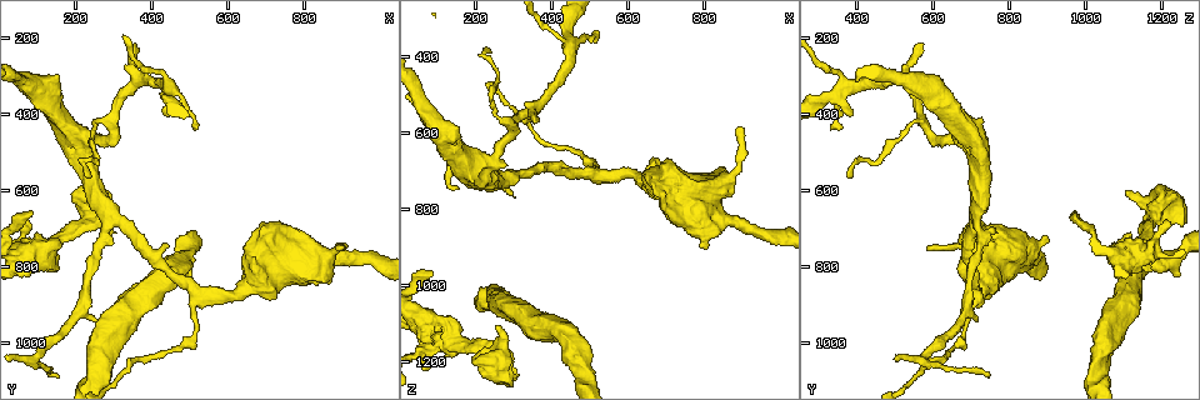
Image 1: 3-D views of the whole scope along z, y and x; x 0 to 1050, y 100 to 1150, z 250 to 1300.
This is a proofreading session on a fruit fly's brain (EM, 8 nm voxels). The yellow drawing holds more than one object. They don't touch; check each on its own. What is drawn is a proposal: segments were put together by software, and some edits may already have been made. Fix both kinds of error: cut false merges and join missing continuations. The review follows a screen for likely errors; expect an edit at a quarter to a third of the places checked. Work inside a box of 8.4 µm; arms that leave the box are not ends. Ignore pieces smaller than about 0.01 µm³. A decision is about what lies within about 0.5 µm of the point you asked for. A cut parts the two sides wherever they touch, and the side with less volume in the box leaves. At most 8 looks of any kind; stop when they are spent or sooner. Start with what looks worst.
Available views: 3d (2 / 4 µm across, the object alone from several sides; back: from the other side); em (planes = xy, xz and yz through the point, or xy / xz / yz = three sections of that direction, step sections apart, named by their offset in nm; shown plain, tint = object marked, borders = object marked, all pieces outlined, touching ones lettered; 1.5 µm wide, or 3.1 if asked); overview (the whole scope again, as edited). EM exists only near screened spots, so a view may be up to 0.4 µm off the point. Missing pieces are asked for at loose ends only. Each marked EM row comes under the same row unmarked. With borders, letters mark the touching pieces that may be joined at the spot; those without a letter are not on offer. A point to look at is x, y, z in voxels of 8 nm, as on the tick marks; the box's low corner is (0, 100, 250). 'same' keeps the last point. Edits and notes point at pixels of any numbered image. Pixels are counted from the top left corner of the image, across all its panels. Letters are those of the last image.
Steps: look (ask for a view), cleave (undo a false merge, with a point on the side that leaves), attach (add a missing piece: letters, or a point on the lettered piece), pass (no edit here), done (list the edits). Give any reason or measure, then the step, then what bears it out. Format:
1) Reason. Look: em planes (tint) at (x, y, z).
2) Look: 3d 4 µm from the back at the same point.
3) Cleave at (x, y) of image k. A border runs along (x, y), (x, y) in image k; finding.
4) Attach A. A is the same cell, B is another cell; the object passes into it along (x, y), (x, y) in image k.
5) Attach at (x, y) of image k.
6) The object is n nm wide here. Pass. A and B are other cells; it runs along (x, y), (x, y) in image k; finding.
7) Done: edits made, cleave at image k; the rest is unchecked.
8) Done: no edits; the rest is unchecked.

An open end. Look: em xz step 4 (tint) at (795, 720, 900).

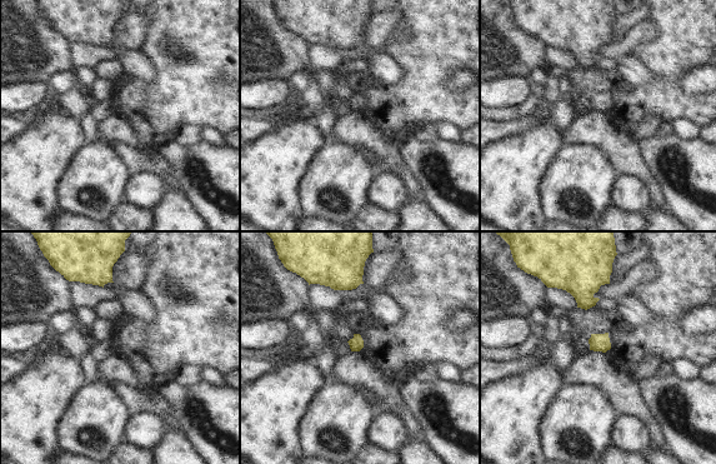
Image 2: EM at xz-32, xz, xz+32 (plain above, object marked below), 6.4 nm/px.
Another direction. Look: em planes (borders) at the same point.

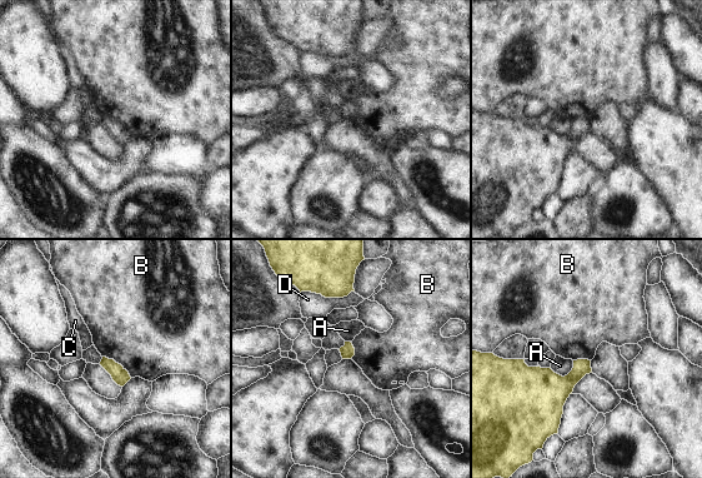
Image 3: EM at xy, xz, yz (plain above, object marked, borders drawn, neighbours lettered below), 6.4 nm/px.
Pass. A, B, C and D are other cells; a border runs along (103, 355), (118, 362), (131, 377) in image 3; no lettered piece goes on from it.

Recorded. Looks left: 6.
Branch stops here. Look: 3d 2 µm at (75, 660, 960).

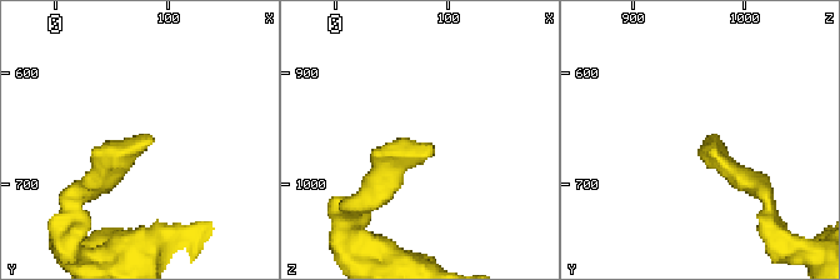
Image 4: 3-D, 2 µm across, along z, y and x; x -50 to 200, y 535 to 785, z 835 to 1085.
Shape alone is not enough. Look: em planes (borders) at (80, 660, 962).

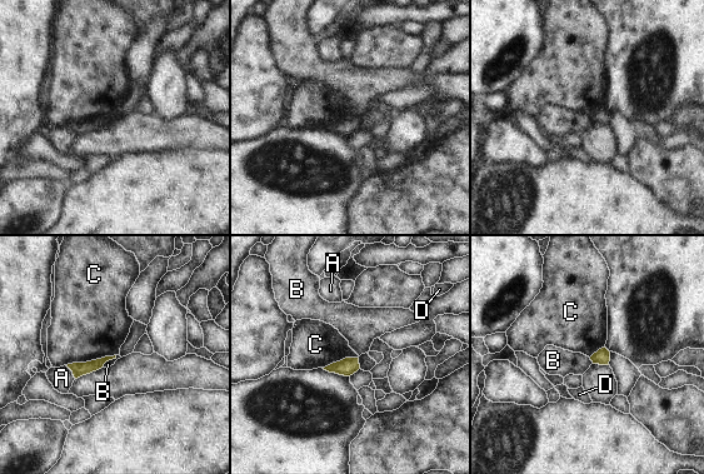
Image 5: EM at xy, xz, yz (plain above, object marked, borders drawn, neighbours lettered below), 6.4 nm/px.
The longest contact is with C, 320 nm. Pass. A, B, C and D are other cells; none of them fits.

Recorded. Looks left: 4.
Branch stops here. Look: em xz step 8 (borders) at (445, 400, 385).

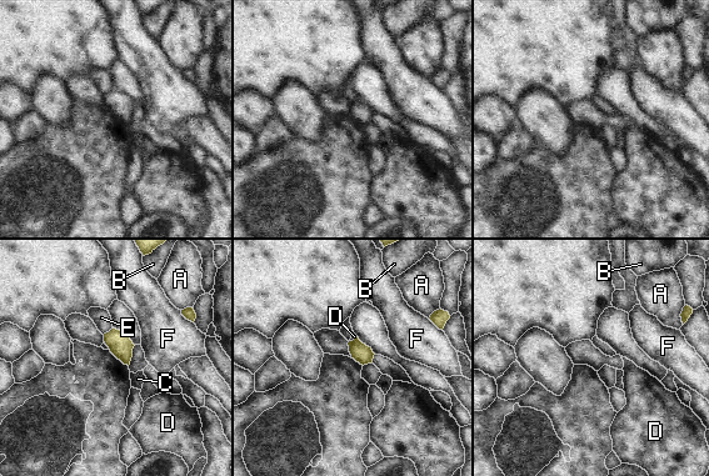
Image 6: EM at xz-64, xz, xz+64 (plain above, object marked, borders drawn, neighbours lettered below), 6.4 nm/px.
Another direction. Look: em planes (borders) at the same point.

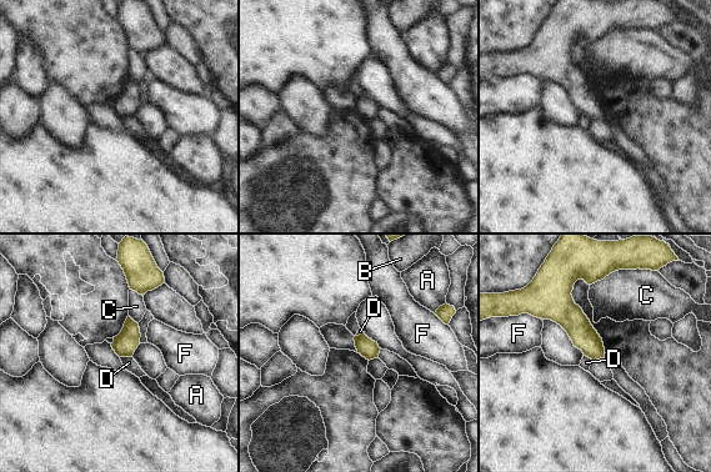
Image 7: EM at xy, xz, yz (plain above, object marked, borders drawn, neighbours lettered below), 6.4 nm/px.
The longest contact is with C, 220 nm. Pass. A, B, C, D and F are other cells; no lettered piece goes on from it.

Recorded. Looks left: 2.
Done: no edits; the rest is unchecked.

